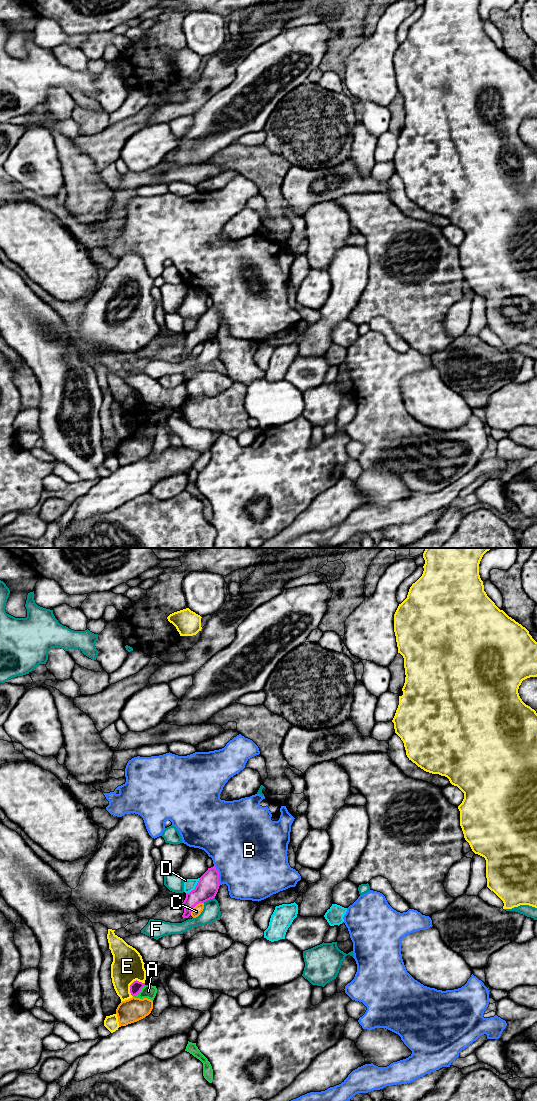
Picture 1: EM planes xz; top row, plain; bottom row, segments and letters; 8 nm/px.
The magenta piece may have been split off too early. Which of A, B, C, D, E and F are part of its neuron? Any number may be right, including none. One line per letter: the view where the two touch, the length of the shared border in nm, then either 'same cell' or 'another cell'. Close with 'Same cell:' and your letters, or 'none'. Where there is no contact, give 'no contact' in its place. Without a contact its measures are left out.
A: contact in xz; length 140 nm; another cell
B: contact in xz; length 170 nm; another cell
C: contact in xz; length 150 nm; another cell
D: contact in xz; length 170 nm; another cell
E: contact in xz; length 160 nm; another cell
F: contact in xz; length 100 nm; another cell
Same cell: none

